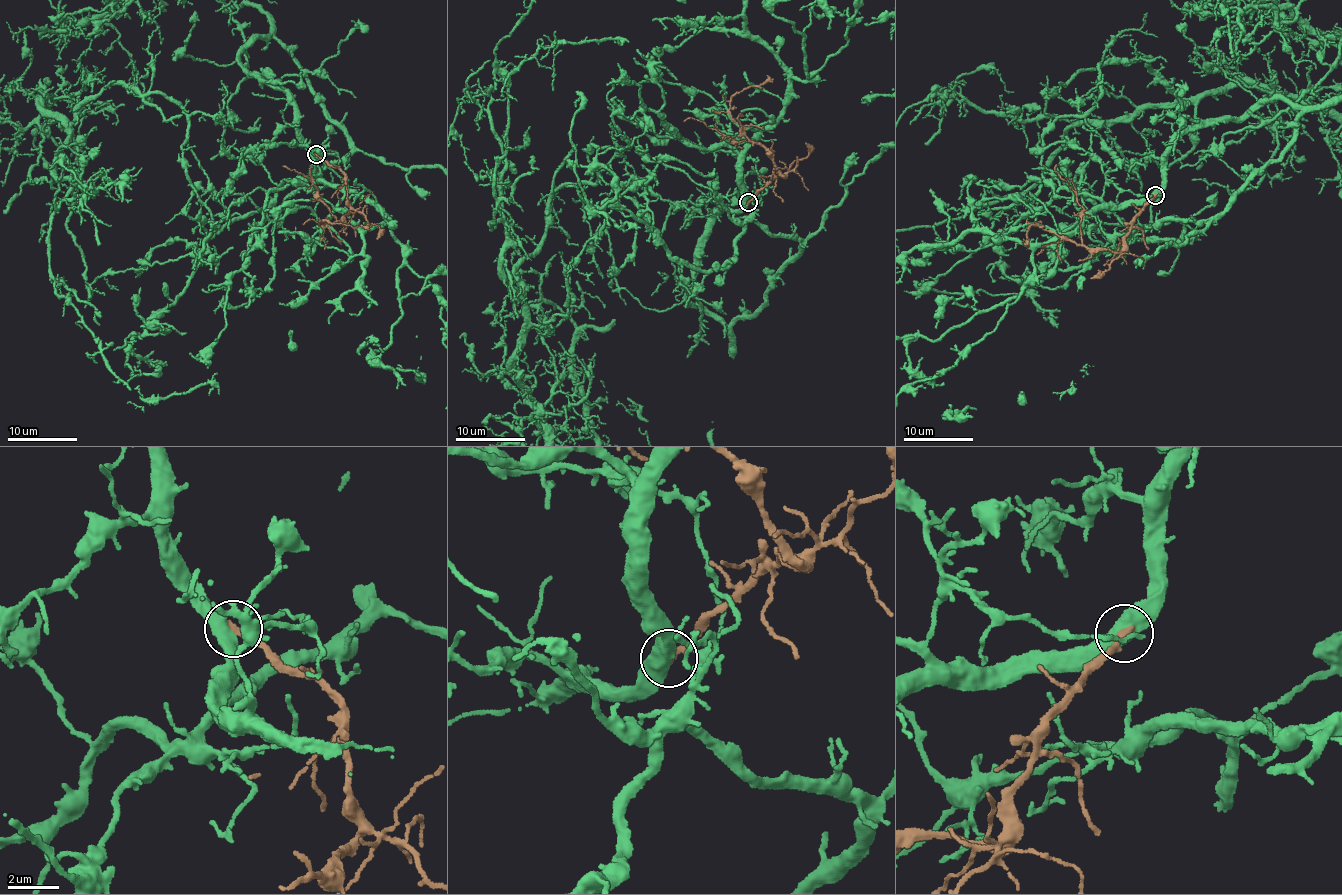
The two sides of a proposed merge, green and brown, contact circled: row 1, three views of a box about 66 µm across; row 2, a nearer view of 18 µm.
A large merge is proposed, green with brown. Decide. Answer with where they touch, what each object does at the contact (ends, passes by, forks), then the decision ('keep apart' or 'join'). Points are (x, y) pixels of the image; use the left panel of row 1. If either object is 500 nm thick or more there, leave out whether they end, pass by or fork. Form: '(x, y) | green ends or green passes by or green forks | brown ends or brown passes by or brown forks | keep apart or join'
(316, 154) | keep apart

